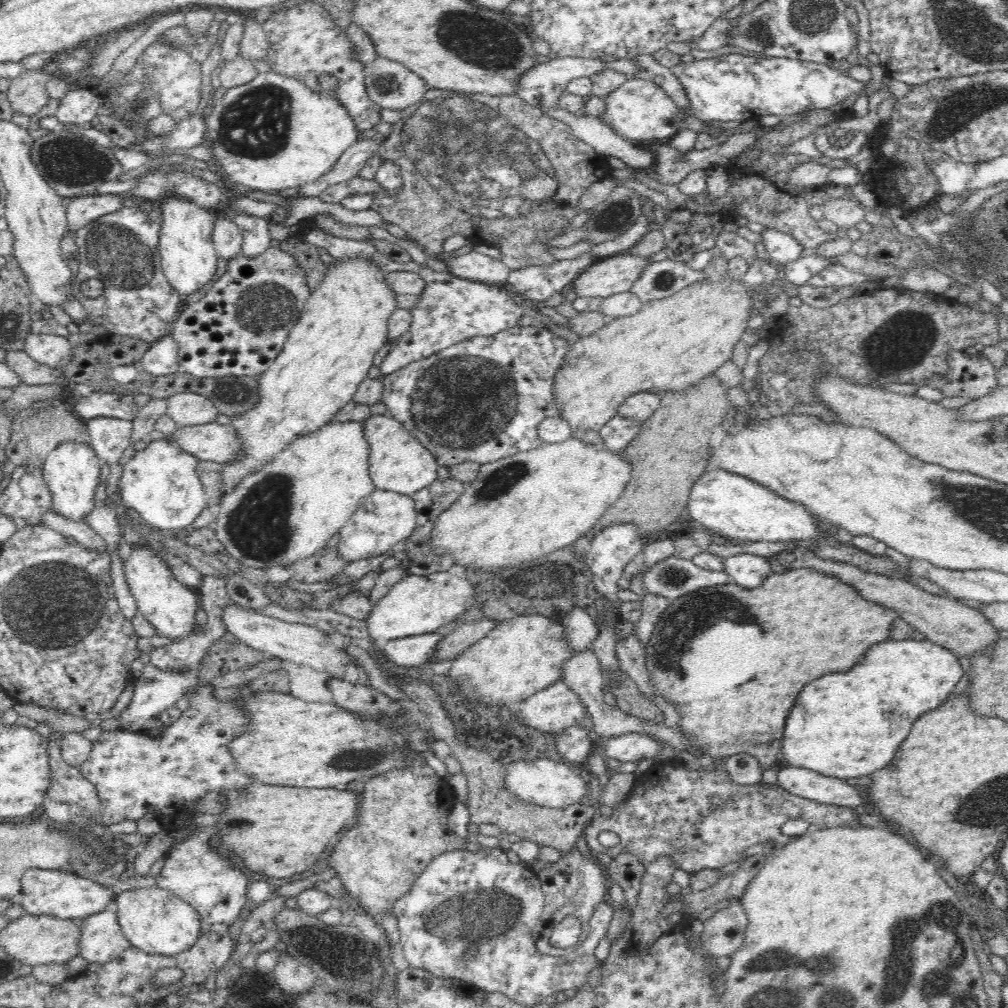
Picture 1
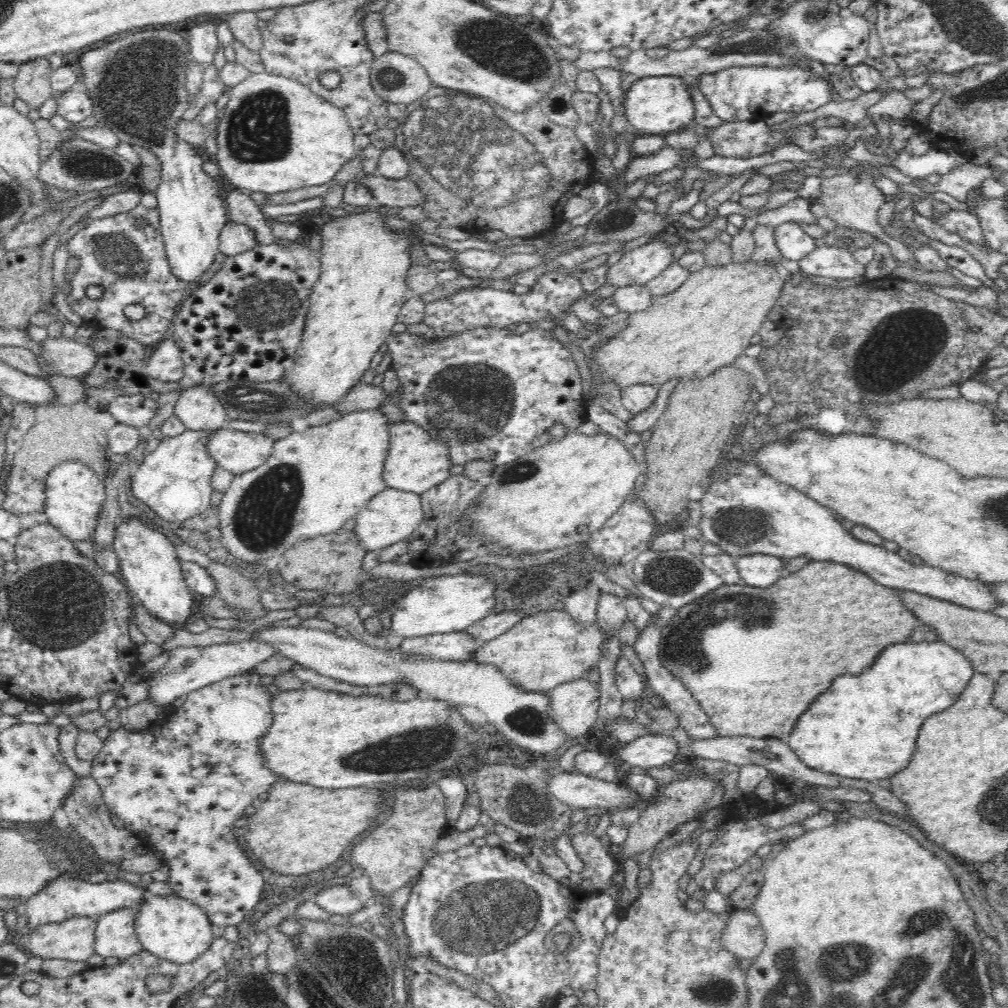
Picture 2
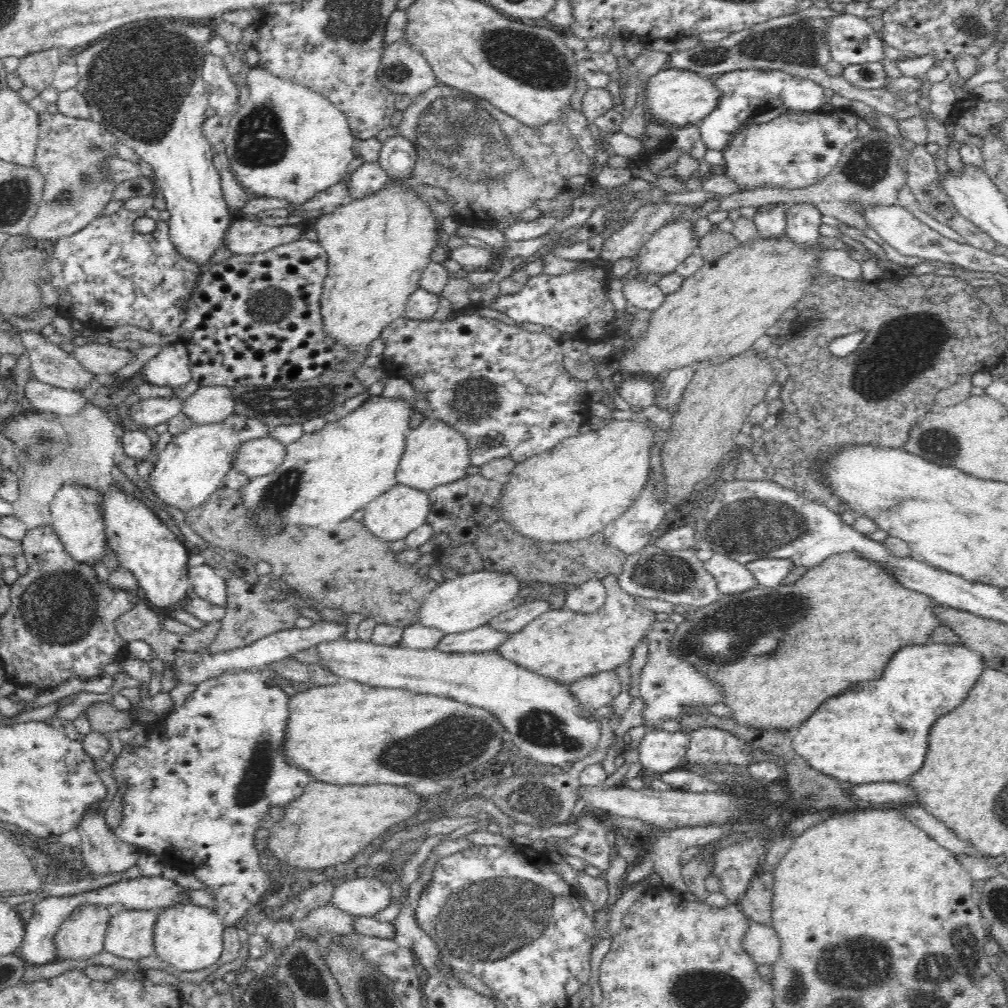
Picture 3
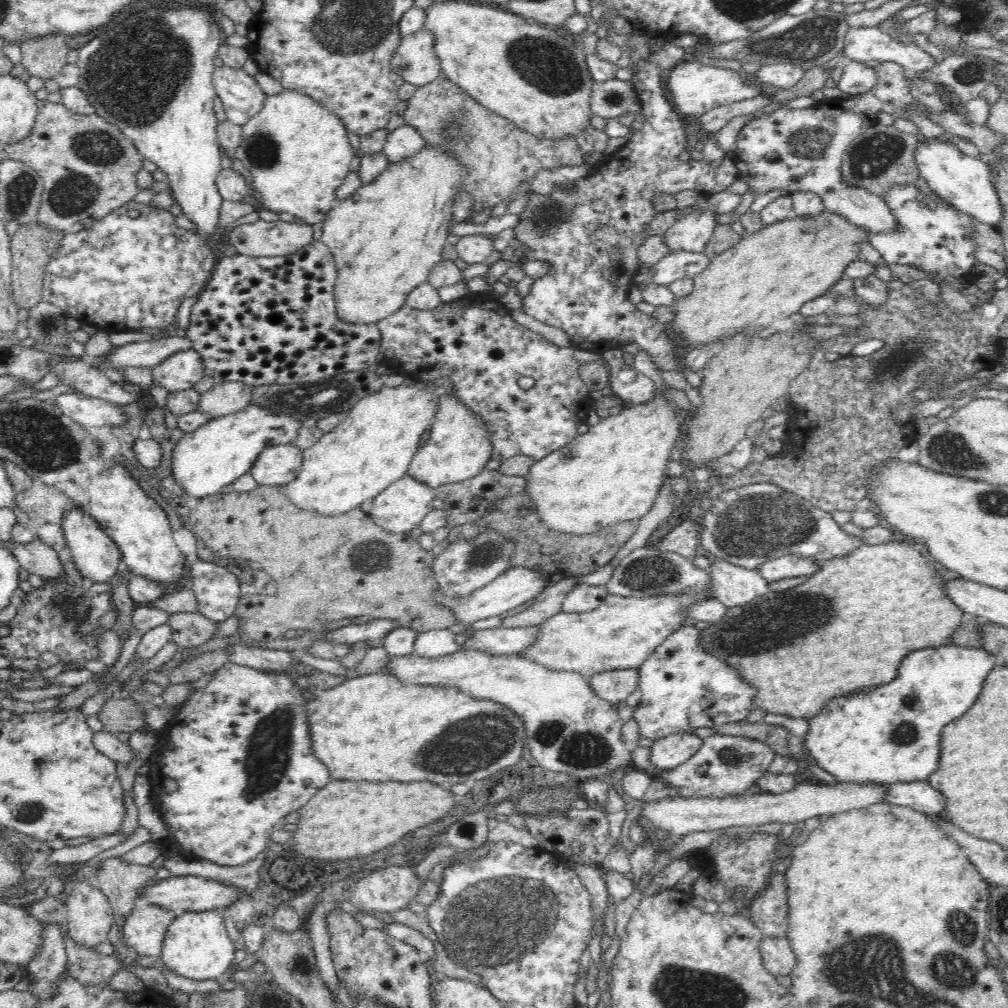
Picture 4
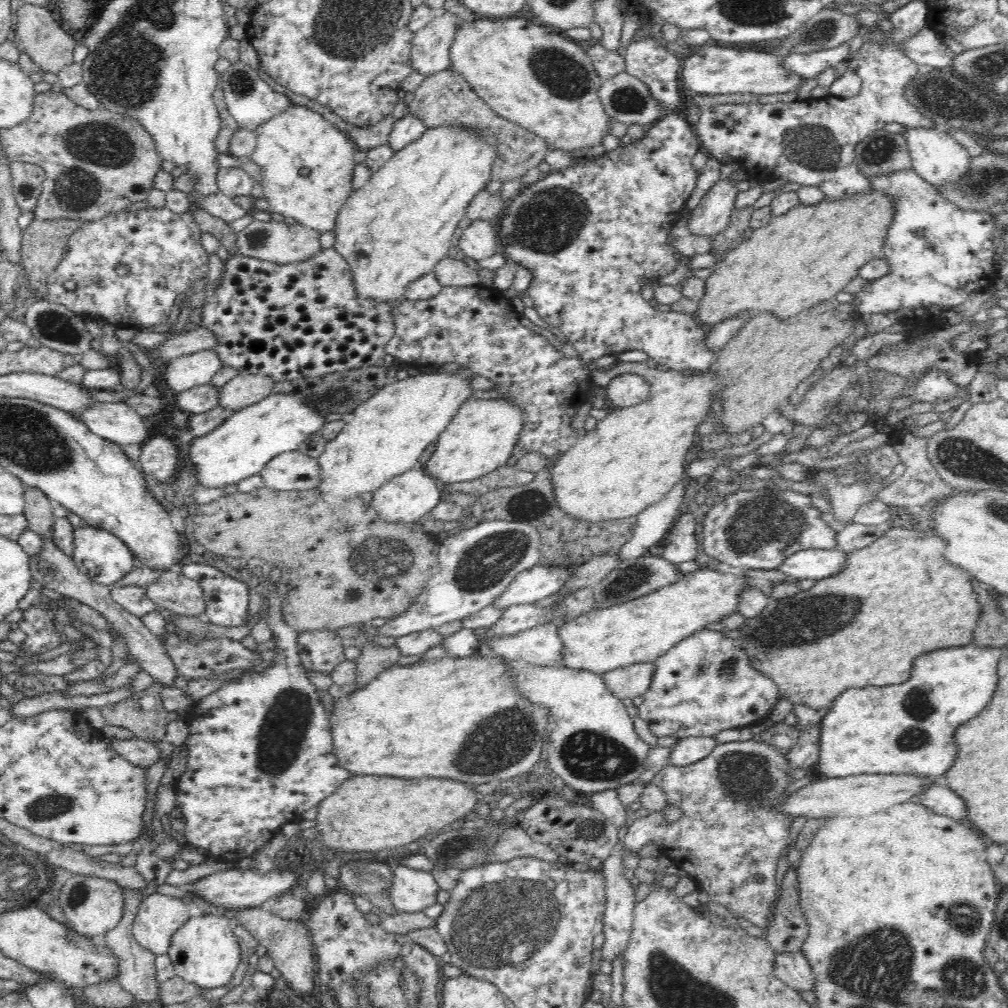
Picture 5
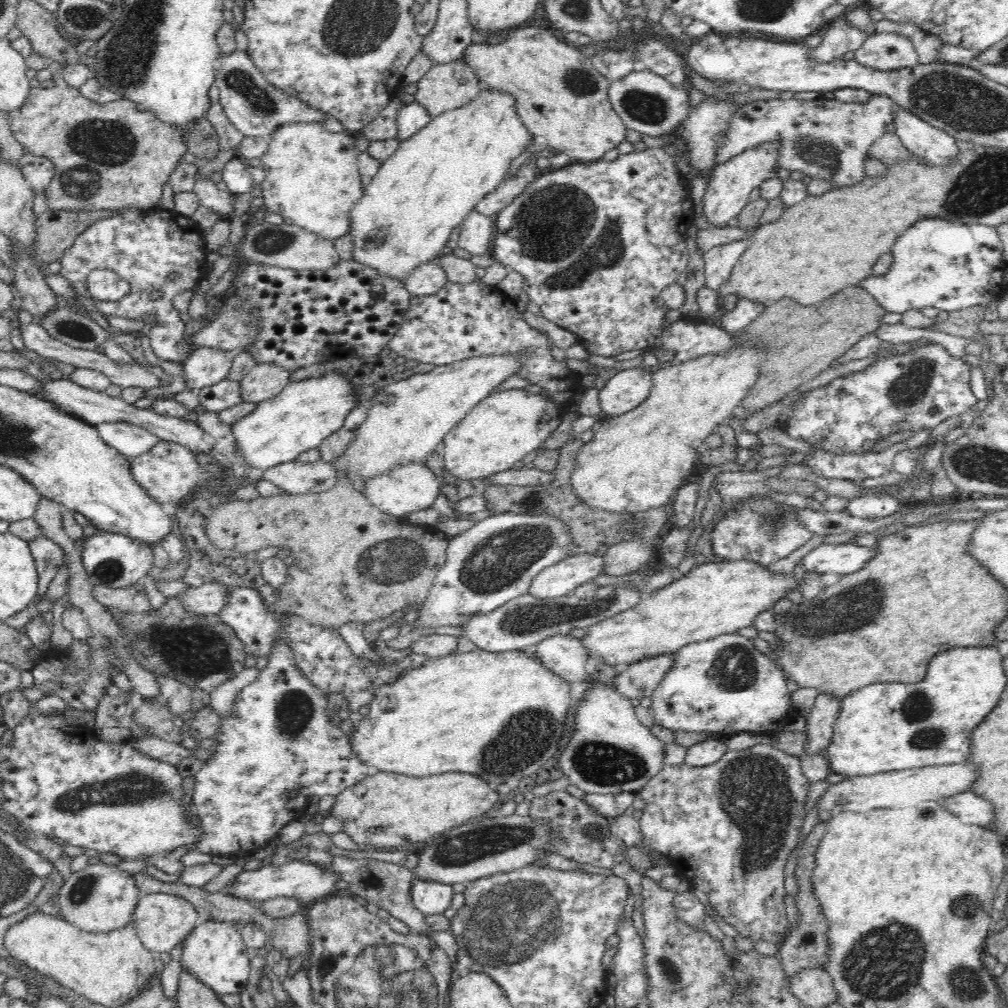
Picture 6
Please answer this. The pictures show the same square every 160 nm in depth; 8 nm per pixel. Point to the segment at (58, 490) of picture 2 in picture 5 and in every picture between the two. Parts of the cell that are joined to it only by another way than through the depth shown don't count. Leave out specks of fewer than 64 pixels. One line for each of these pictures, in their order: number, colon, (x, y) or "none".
3: (77, 510)
4: (96, 556)
5: (105, 559)

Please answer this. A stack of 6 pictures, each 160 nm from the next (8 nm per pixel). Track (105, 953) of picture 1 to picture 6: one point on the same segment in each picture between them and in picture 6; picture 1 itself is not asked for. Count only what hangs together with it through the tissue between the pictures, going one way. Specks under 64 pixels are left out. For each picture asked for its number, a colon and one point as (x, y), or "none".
2: (115, 935)
3: (129, 934)
4: (143, 931)
5: (158, 917)
6: (162, 920)

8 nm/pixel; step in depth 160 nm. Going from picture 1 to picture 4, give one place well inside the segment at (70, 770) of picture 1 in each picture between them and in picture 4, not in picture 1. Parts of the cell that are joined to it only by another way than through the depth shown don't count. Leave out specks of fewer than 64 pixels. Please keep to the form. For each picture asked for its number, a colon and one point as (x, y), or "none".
2: (88, 813)
3: (103, 853)
4: (120, 881)

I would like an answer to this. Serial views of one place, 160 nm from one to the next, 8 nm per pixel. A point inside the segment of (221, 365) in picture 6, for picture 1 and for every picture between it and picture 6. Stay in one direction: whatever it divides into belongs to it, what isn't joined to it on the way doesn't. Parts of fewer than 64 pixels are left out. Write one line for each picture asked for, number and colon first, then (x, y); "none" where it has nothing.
1: (161, 359)
2: (165, 364)
3: (170, 367)
4: (184, 368)
5: (198, 368)

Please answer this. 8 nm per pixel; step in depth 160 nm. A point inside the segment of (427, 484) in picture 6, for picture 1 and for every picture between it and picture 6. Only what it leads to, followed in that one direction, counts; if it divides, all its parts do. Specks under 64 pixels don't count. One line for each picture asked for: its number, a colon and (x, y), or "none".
1: (385, 518)
2: (391, 516)
3: (395, 514)
4: (400, 508)
5: (406, 498)

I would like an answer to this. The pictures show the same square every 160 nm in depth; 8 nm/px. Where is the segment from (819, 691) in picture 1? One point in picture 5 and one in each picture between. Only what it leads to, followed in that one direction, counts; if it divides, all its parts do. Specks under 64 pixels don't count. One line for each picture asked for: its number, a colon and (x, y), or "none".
2: (864, 727)
3: (878, 733)
4: (884, 734)
5: (909, 728)

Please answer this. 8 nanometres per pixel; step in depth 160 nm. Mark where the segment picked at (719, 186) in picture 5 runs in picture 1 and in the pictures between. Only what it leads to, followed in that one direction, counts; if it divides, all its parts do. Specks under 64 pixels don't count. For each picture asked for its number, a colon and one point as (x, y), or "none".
1: (616, 274)
2: (636, 267)
3: (669, 246)
4: (691, 233)

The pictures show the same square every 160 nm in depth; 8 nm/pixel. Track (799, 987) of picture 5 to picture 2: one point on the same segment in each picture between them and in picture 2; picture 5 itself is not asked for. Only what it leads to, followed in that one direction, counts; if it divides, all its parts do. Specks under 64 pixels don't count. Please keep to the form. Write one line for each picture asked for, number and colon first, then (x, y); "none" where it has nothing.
2: (743, 936)
3: (761, 942)
4: (779, 959)

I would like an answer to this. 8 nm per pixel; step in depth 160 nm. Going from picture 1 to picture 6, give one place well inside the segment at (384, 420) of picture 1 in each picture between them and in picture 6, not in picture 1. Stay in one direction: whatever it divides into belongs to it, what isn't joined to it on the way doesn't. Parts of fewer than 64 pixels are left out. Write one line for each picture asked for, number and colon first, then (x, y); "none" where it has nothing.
2: (416, 462)
3: (435, 453)
4: (458, 448)
5: (481, 436)
6: (500, 430)

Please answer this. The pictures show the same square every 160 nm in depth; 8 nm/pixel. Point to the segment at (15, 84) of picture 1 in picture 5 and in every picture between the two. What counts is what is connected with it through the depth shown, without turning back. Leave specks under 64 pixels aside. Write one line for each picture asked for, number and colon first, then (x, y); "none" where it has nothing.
2: (32, 86)
3: (36, 70)
4: (45, 57)
5: (42, 39)

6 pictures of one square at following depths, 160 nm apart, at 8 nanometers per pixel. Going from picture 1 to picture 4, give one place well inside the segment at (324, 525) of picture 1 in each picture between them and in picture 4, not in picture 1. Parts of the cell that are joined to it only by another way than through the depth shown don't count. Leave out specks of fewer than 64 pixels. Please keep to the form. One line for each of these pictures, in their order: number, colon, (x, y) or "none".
2: (323, 476)
3: (327, 475)
4: (373, 446)

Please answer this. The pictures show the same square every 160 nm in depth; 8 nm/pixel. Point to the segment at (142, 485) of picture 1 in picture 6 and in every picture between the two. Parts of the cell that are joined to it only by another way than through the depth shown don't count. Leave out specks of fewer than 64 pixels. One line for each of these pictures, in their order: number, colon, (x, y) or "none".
2: (174, 480)
3: (190, 468)
4: (220, 451)
5: (240, 447)
6: (299, 418)

